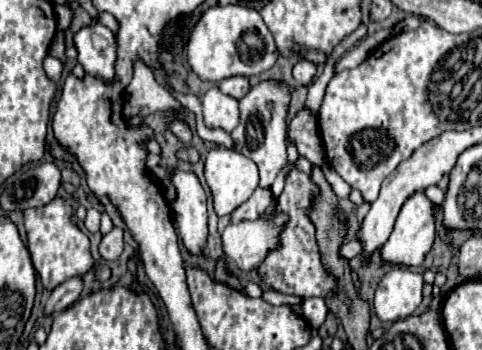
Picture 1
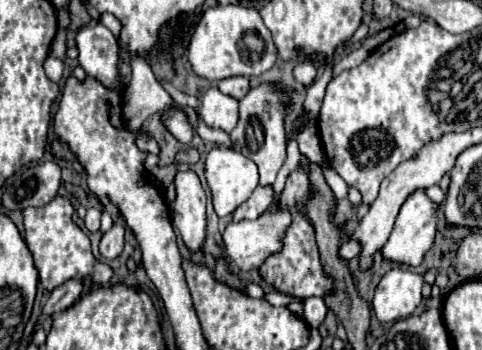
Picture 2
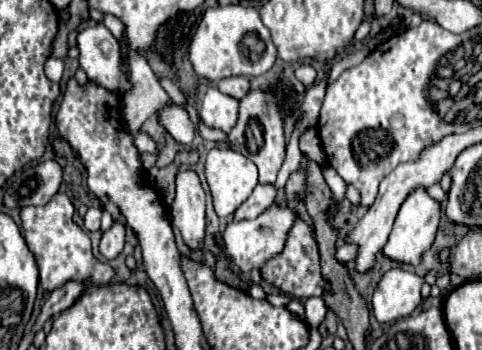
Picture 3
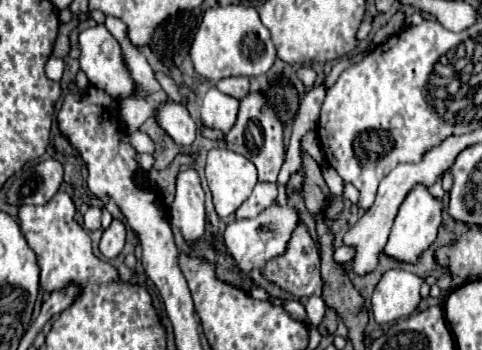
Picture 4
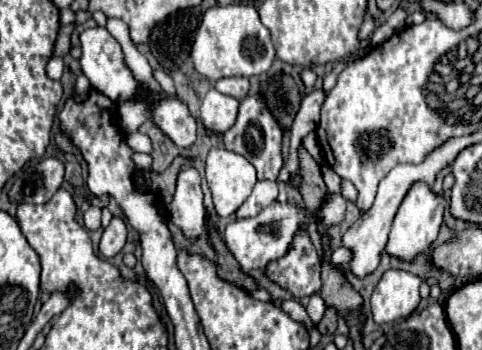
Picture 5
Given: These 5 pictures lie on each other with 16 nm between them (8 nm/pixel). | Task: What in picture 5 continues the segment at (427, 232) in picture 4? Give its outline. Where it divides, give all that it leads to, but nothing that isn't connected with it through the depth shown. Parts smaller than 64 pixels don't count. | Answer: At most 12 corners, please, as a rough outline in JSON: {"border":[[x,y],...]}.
{"border":[[414,182],[386,252],[414,260],[440,232],[446,198]]}

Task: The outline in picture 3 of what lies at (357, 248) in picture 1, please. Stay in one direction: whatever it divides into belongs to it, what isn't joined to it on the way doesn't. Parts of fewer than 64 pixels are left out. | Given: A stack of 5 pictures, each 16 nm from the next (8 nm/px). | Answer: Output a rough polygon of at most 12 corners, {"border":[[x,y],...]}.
{"border":[[342,244],[336,250],[336,260],[348,264],[356,258],[354,244]]}

